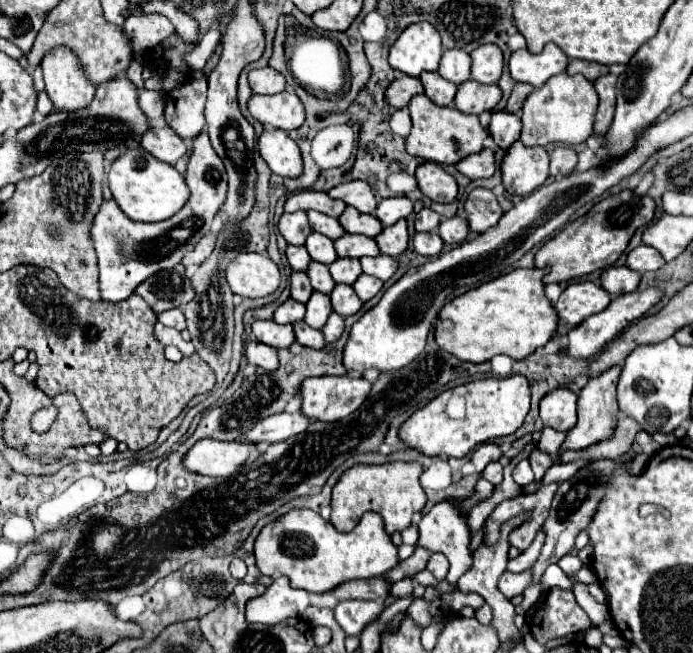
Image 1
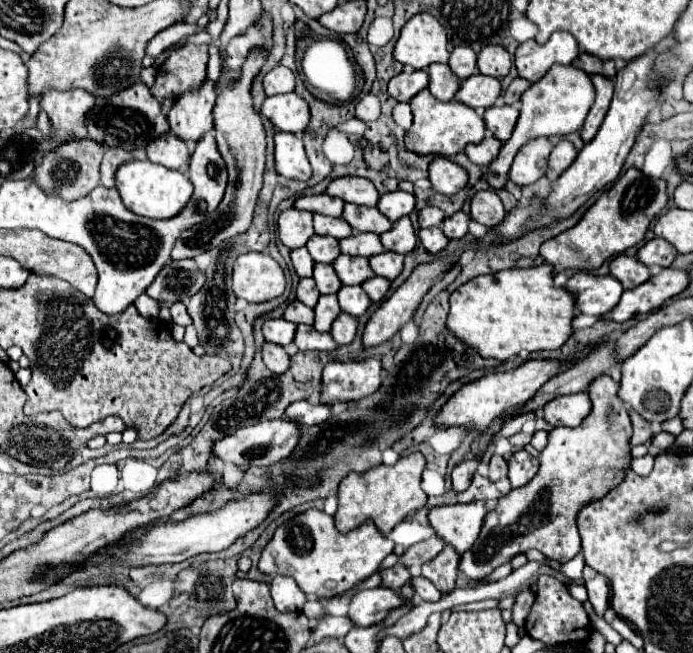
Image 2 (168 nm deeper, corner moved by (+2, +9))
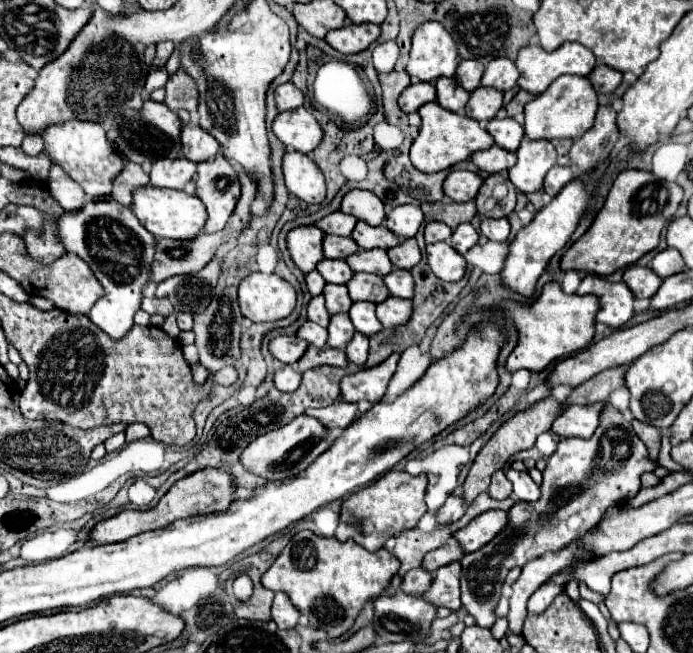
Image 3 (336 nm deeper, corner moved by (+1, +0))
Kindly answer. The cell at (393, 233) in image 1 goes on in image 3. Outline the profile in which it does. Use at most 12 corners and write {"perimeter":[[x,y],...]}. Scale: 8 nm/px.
{"perimeter":[[414,237],[388,249],[392,265],[412,269],[422,259]]}

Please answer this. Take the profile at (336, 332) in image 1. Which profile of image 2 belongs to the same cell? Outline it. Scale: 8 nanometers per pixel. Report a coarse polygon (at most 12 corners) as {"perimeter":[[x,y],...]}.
{"perimeter":[[341,314],[331,328],[331,336],[339,346],[351,344],[357,318]]}

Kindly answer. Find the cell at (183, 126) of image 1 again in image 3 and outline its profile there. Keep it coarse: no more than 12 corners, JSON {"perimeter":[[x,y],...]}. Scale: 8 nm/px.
{"perimeter":[[198,123],[182,127],[184,157],[200,163],[218,153],[218,143]]}

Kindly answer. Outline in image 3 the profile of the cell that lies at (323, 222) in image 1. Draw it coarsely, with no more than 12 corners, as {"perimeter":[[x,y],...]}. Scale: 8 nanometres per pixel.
{"perimeter":[[326,235],[324,257],[346,259],[358,251],[354,239]]}

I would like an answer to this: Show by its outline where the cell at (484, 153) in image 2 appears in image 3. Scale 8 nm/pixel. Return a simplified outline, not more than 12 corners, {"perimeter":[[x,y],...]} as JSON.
{"perimeter":[[498,145],[476,151],[472,161],[486,173],[508,171],[516,153]]}

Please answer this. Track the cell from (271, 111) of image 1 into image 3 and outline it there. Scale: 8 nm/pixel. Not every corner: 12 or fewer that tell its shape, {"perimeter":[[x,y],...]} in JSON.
{"perimeter":[[304,107],[278,113],[272,131],[286,149],[310,153],[320,123]]}

